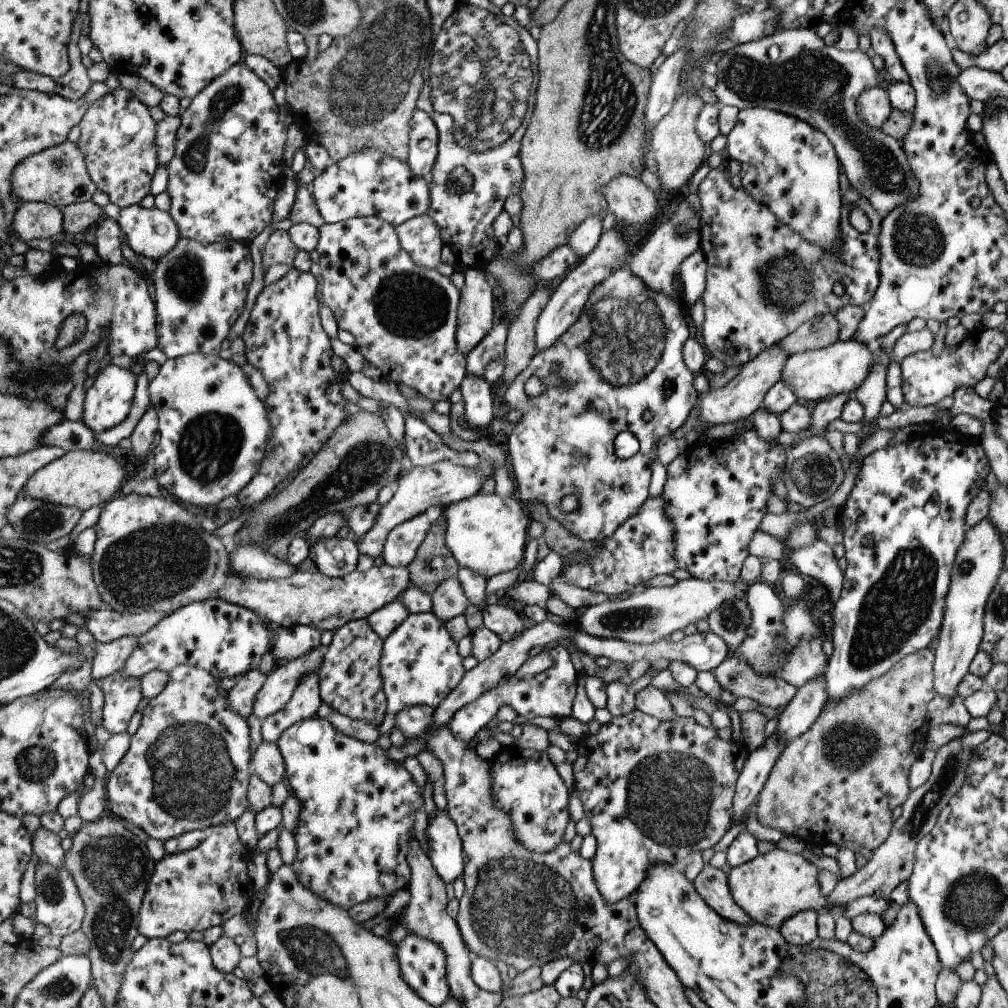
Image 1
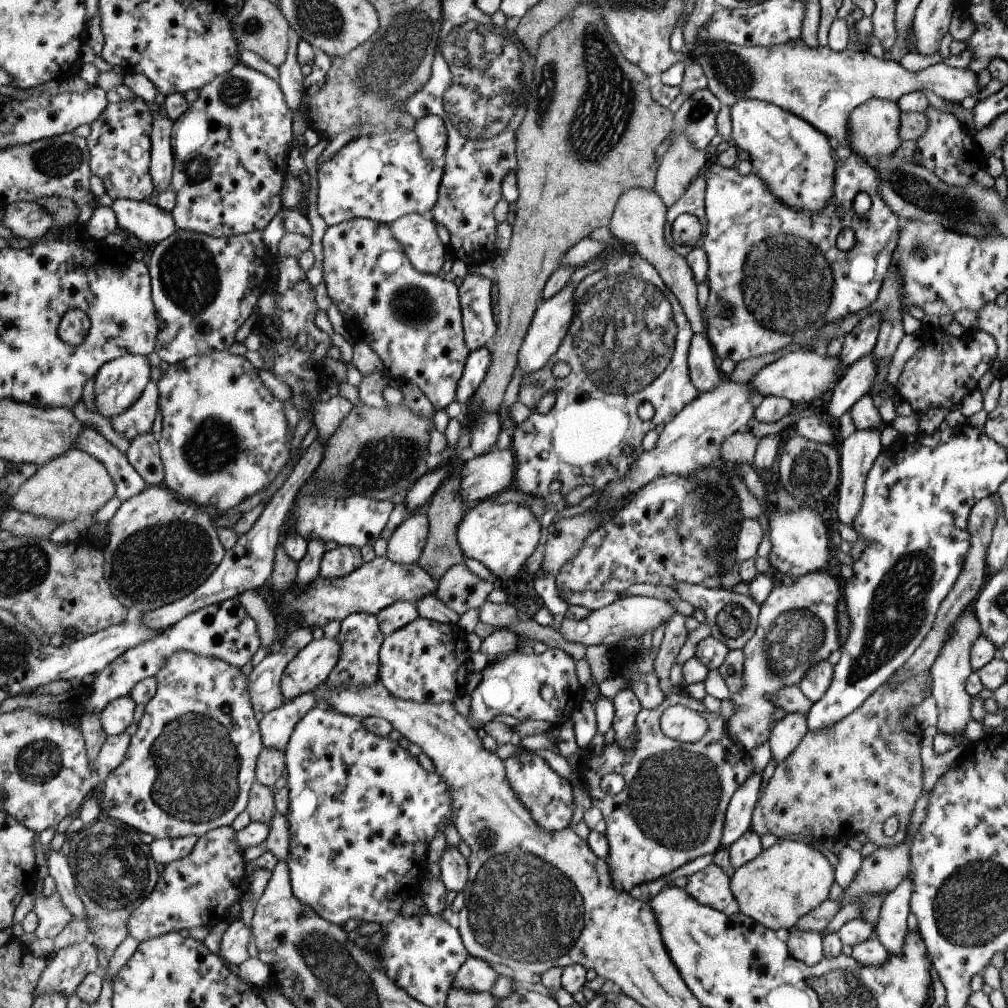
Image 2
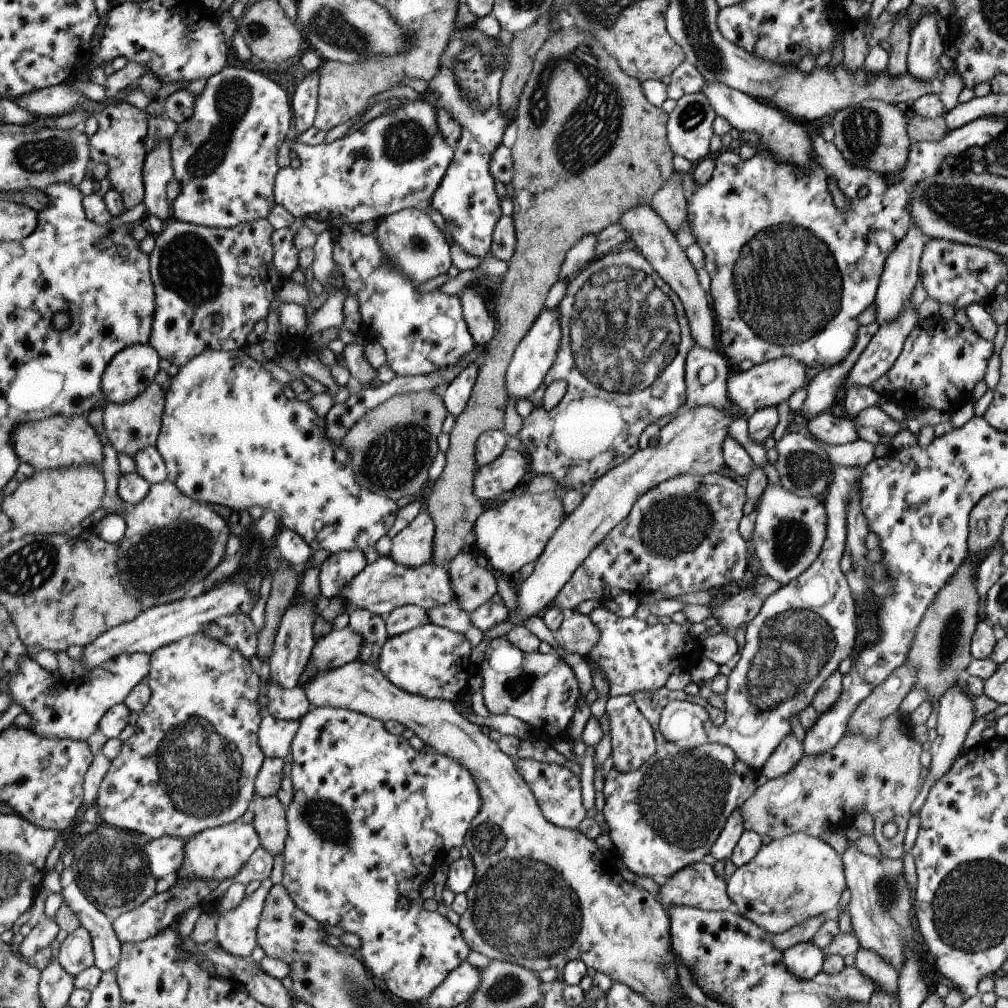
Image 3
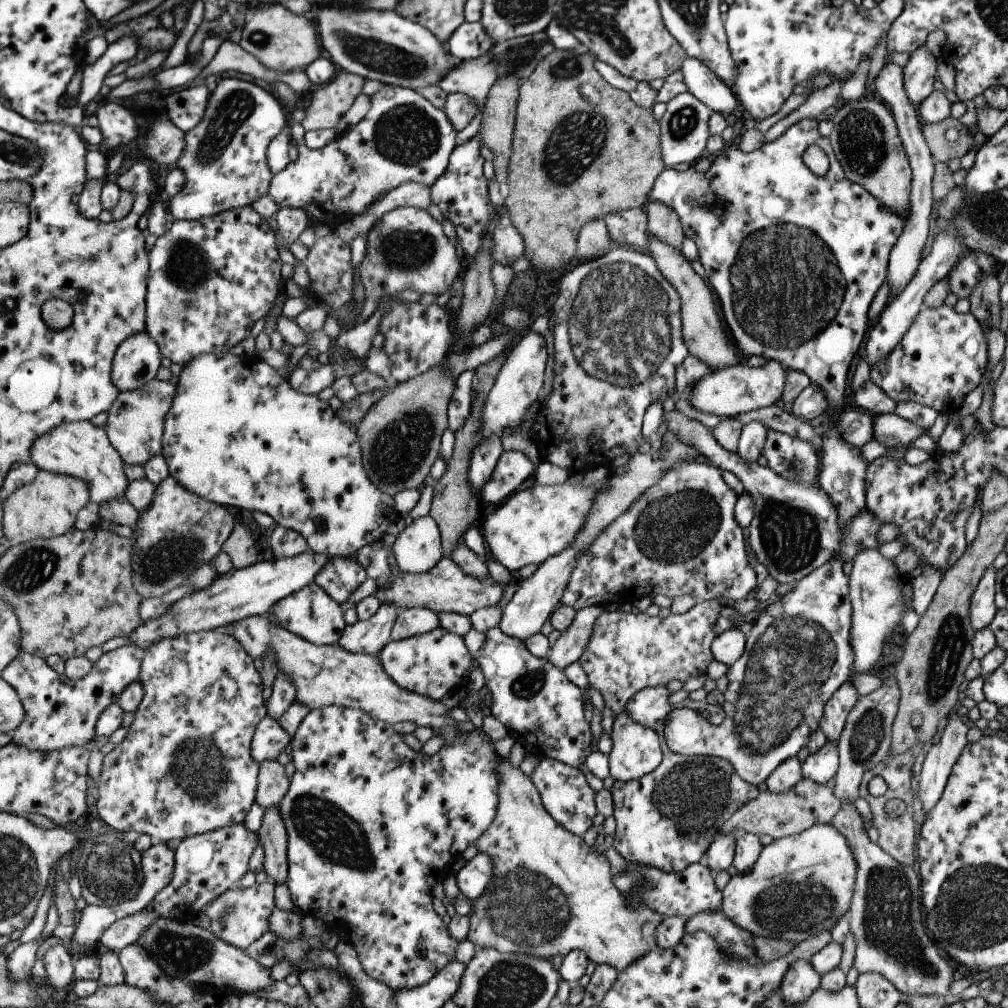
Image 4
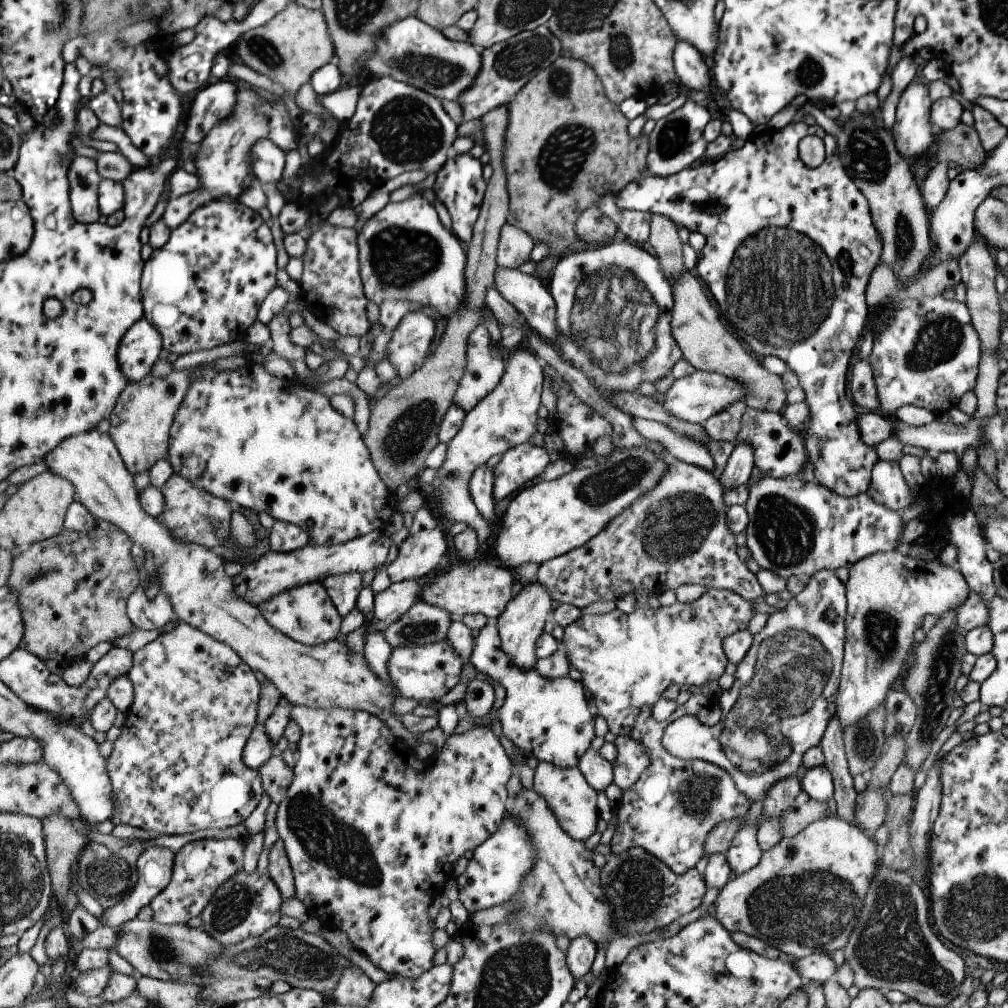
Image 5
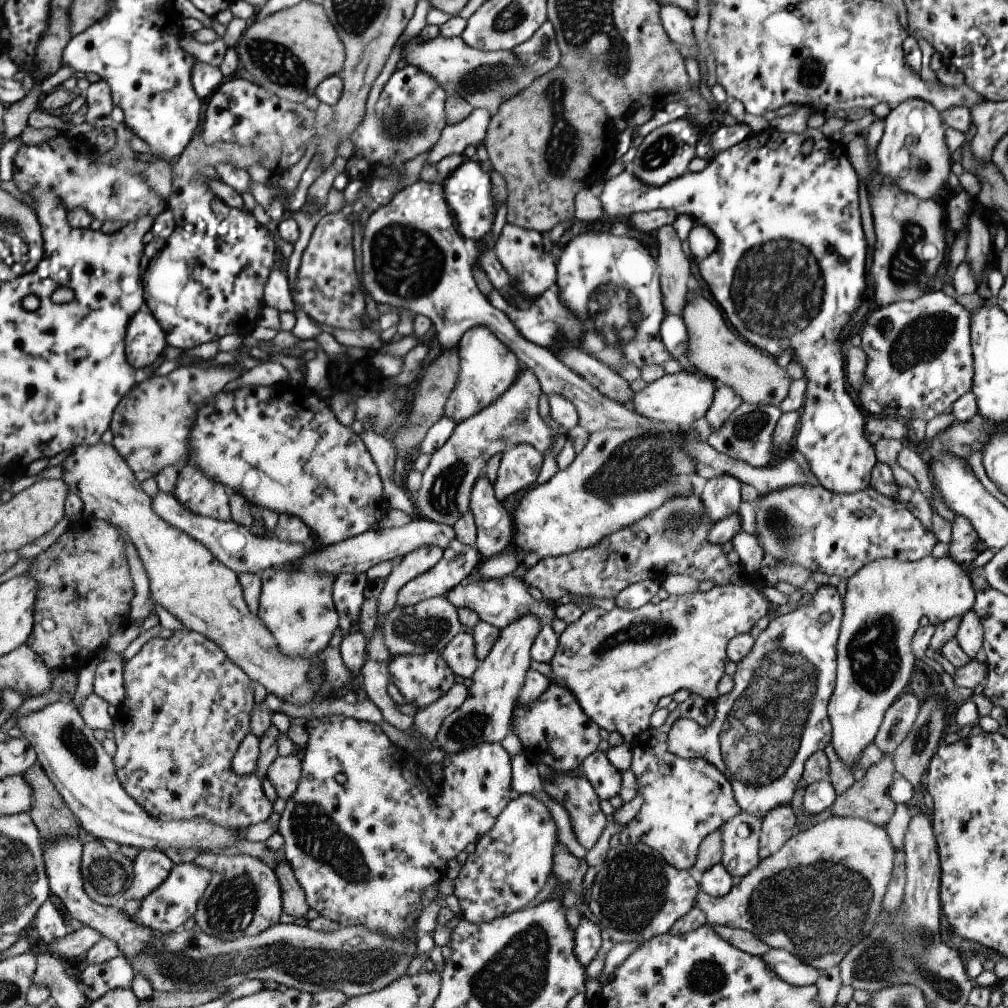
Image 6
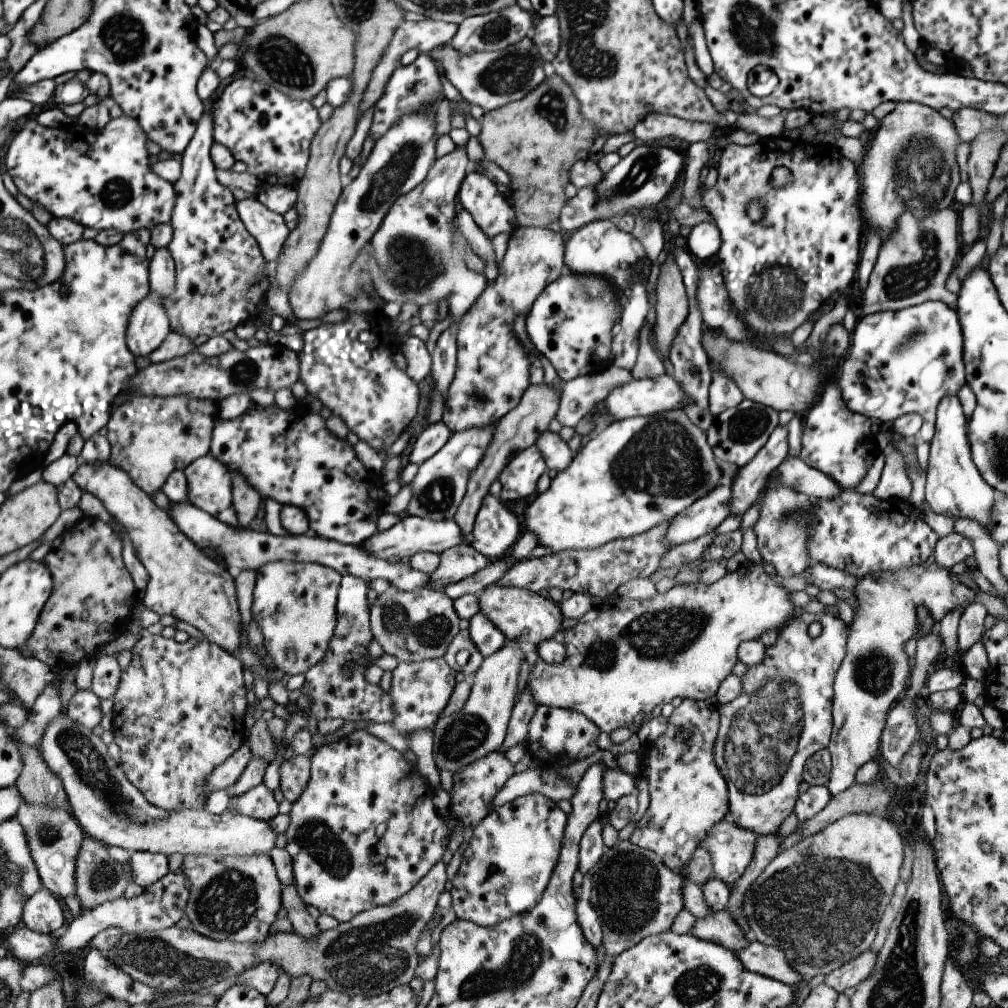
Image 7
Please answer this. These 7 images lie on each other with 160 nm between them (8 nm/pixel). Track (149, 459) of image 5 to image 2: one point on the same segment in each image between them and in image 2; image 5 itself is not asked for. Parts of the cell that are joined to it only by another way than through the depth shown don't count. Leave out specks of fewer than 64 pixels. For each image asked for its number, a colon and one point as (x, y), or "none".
2: (138, 420)
3: (133, 426)
4: (136, 424)

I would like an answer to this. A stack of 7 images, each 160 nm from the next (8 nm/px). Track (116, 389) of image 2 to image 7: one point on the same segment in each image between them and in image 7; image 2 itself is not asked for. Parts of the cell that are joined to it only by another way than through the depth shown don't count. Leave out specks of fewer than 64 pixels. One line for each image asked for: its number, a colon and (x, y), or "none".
3: (134, 369)
4: (138, 359)
5: (141, 347)
6: (146, 339)
7: (149, 326)

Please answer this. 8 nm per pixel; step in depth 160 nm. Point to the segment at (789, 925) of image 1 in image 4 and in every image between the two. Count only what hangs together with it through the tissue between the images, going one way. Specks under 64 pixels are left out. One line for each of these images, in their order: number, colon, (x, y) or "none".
2: (805, 946)
3: (803, 960)
4: (799, 980)

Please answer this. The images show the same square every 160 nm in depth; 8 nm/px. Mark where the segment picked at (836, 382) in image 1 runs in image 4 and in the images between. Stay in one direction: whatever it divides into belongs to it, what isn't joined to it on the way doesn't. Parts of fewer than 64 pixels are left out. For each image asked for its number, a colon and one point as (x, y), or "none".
2: (800, 376)
3: (768, 383)
4: (737, 389)

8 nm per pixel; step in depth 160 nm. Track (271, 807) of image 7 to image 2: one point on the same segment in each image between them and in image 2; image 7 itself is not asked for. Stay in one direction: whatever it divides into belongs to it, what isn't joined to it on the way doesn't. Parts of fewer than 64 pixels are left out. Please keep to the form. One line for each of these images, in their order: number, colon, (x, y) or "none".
2: (191, 764)
3: (193, 766)
4: (186, 767)
5: (178, 767)
6: (188, 707)

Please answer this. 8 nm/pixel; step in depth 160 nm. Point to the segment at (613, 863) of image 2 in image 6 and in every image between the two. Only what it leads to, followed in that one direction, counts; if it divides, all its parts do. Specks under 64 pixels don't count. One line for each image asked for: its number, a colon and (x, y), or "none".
3: (665, 815)
4: (666, 819)
5: (668, 811)
6: (683, 800)

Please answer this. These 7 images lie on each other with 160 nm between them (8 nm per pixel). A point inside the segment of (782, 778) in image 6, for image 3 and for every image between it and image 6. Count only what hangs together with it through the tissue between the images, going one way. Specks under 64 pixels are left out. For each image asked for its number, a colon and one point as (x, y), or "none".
3: (802, 631)
4: (798, 652)
5: (782, 696)

